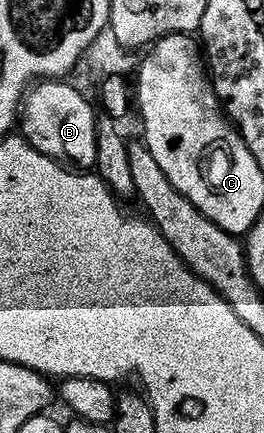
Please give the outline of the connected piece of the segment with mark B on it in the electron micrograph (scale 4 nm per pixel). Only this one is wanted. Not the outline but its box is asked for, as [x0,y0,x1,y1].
[18,79,97,171]

